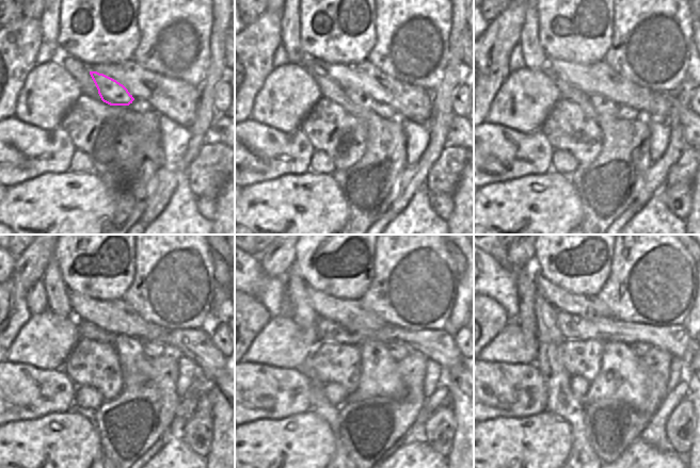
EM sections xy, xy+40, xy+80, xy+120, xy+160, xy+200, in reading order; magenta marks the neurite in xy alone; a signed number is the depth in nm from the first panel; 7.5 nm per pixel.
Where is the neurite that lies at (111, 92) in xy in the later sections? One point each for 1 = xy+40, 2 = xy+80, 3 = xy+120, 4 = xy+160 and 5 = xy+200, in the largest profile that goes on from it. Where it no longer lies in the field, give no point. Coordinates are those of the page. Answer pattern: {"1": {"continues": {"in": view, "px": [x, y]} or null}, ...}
{"1": {"continues": {"in": "xy+40", "px": [359, 98]}}, "2": {"continues": {"in": "xy+80", "px": [605, 107]}}, "3": {"continues": {"in": "xy+120", "px": [133, 362]}}, "4": {"continues": {"in": "xy+160", "px": [382, 378]}}, "5": {"continues": {"in": "xy+200", "px": [624, 380]}}}

